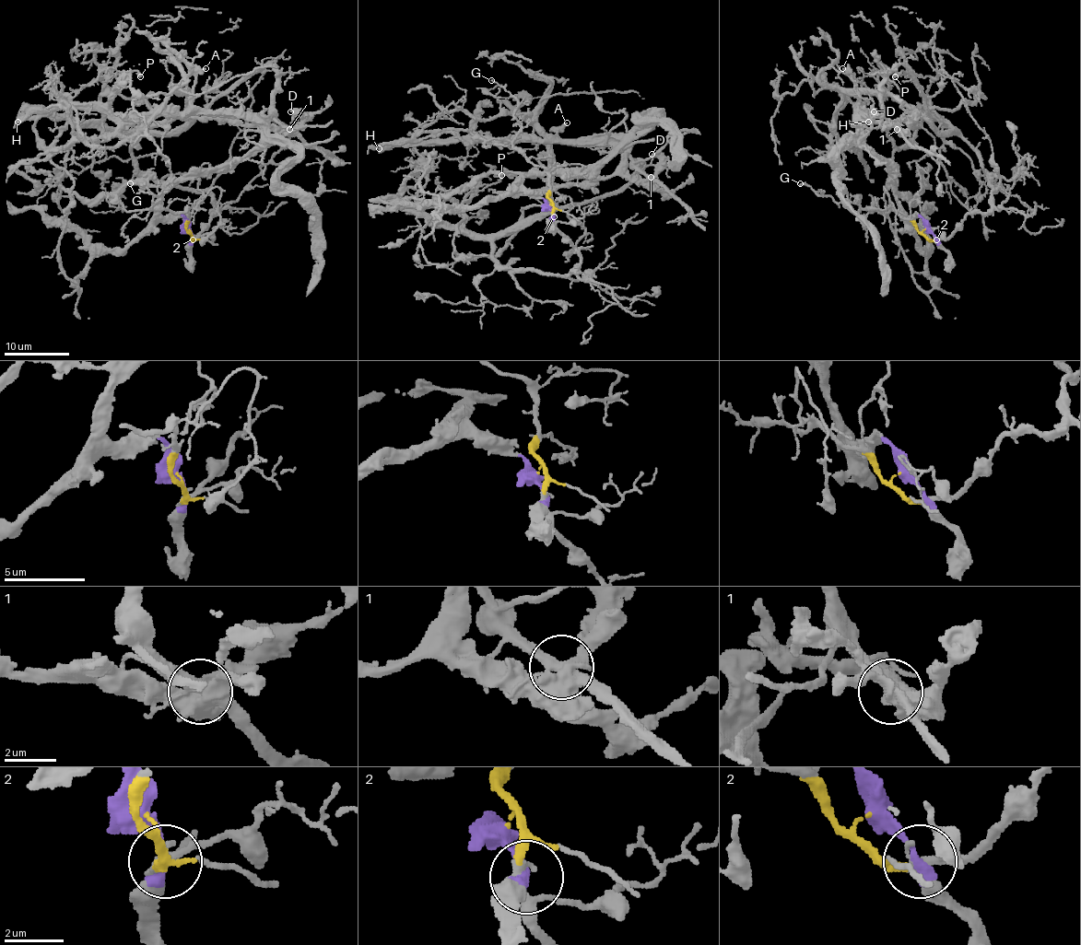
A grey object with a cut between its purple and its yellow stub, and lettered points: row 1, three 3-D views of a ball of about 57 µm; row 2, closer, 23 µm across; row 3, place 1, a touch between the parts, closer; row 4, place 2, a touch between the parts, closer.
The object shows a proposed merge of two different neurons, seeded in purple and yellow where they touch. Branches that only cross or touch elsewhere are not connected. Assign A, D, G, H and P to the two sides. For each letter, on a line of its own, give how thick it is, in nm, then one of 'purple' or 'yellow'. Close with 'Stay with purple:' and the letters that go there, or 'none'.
A: 300 nm thick; purple
D: 320 nm thick; purple
G: 140 nm thick; yellow
H: 480 nm thick; purple
P: 340 nm thick; yellow
Stay with purple: A, D, H

